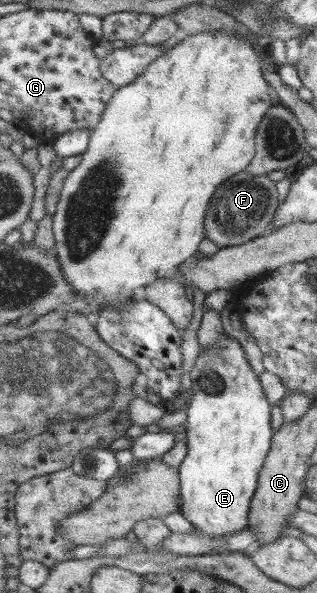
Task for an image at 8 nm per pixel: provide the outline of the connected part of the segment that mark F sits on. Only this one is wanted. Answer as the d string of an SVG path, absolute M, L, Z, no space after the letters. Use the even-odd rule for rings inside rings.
M244 170L236 173L223 181L211 196L205 217L202 218L206 239L212 241L217 248L222 248L245 244L245 241L263 236L272 230L270 221L277 203L278 194L274 182L266 174L255 176Z

